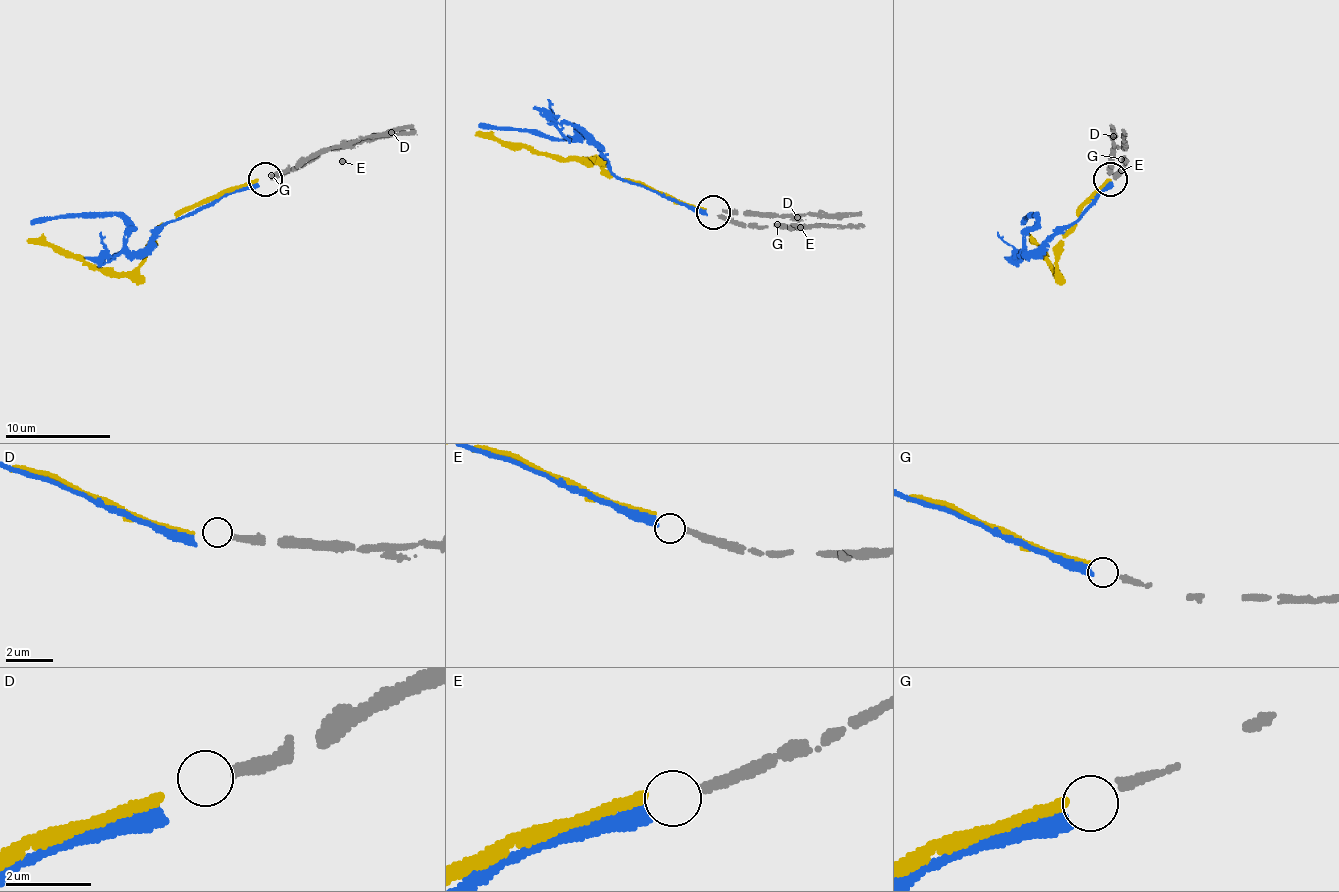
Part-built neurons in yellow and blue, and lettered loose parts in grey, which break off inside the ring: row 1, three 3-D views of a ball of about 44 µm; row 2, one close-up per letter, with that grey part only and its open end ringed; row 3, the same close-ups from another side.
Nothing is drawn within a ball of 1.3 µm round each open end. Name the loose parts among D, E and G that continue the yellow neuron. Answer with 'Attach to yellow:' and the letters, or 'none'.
Attach to yellow: G

